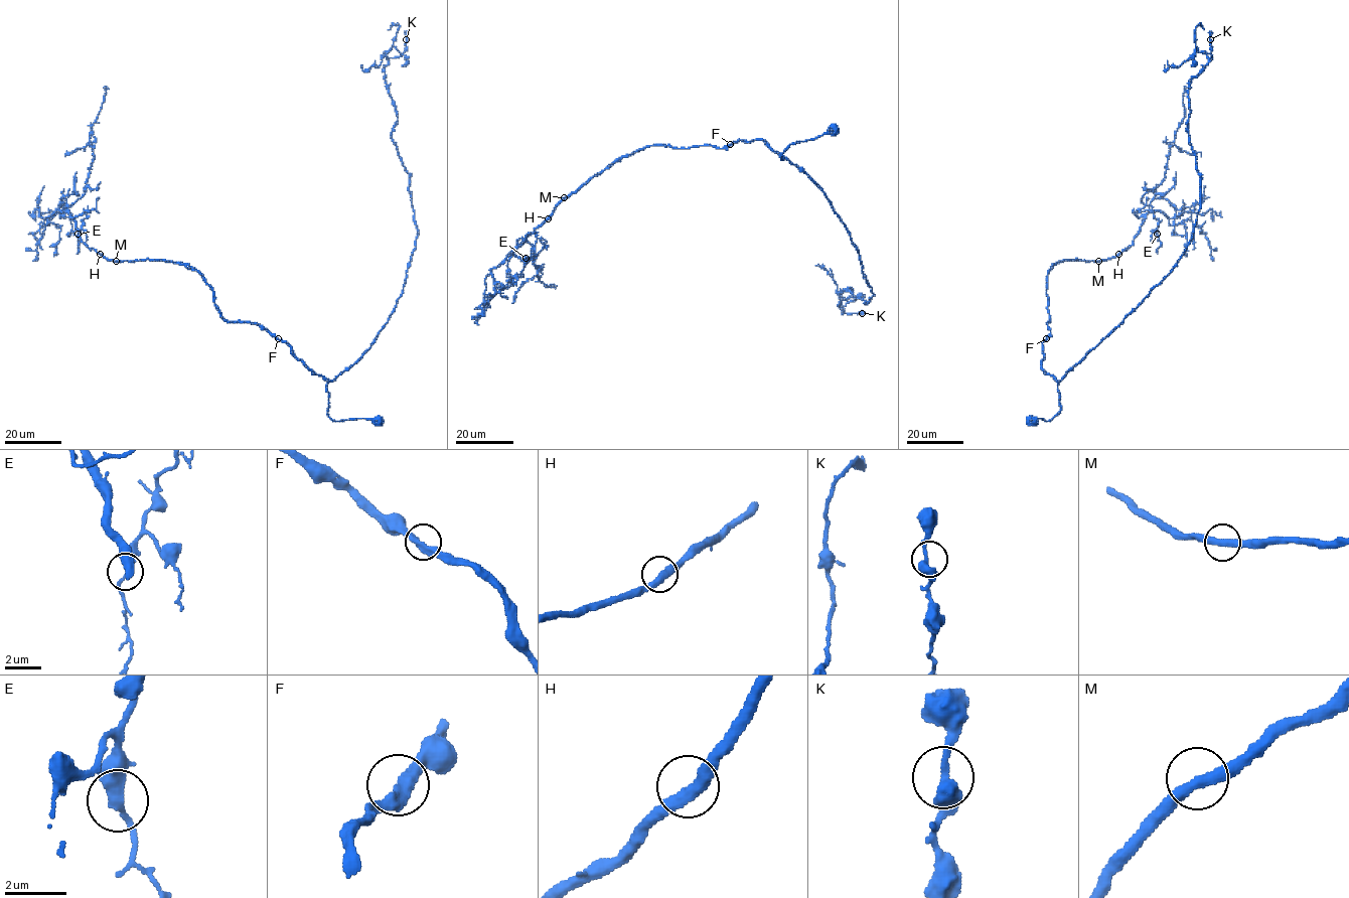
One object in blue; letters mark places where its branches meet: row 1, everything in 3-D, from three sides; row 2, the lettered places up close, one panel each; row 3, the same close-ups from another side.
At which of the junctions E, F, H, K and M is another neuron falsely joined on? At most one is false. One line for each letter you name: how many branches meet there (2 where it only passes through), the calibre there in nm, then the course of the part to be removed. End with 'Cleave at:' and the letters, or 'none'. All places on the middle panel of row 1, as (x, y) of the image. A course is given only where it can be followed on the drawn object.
Cleave at: none

